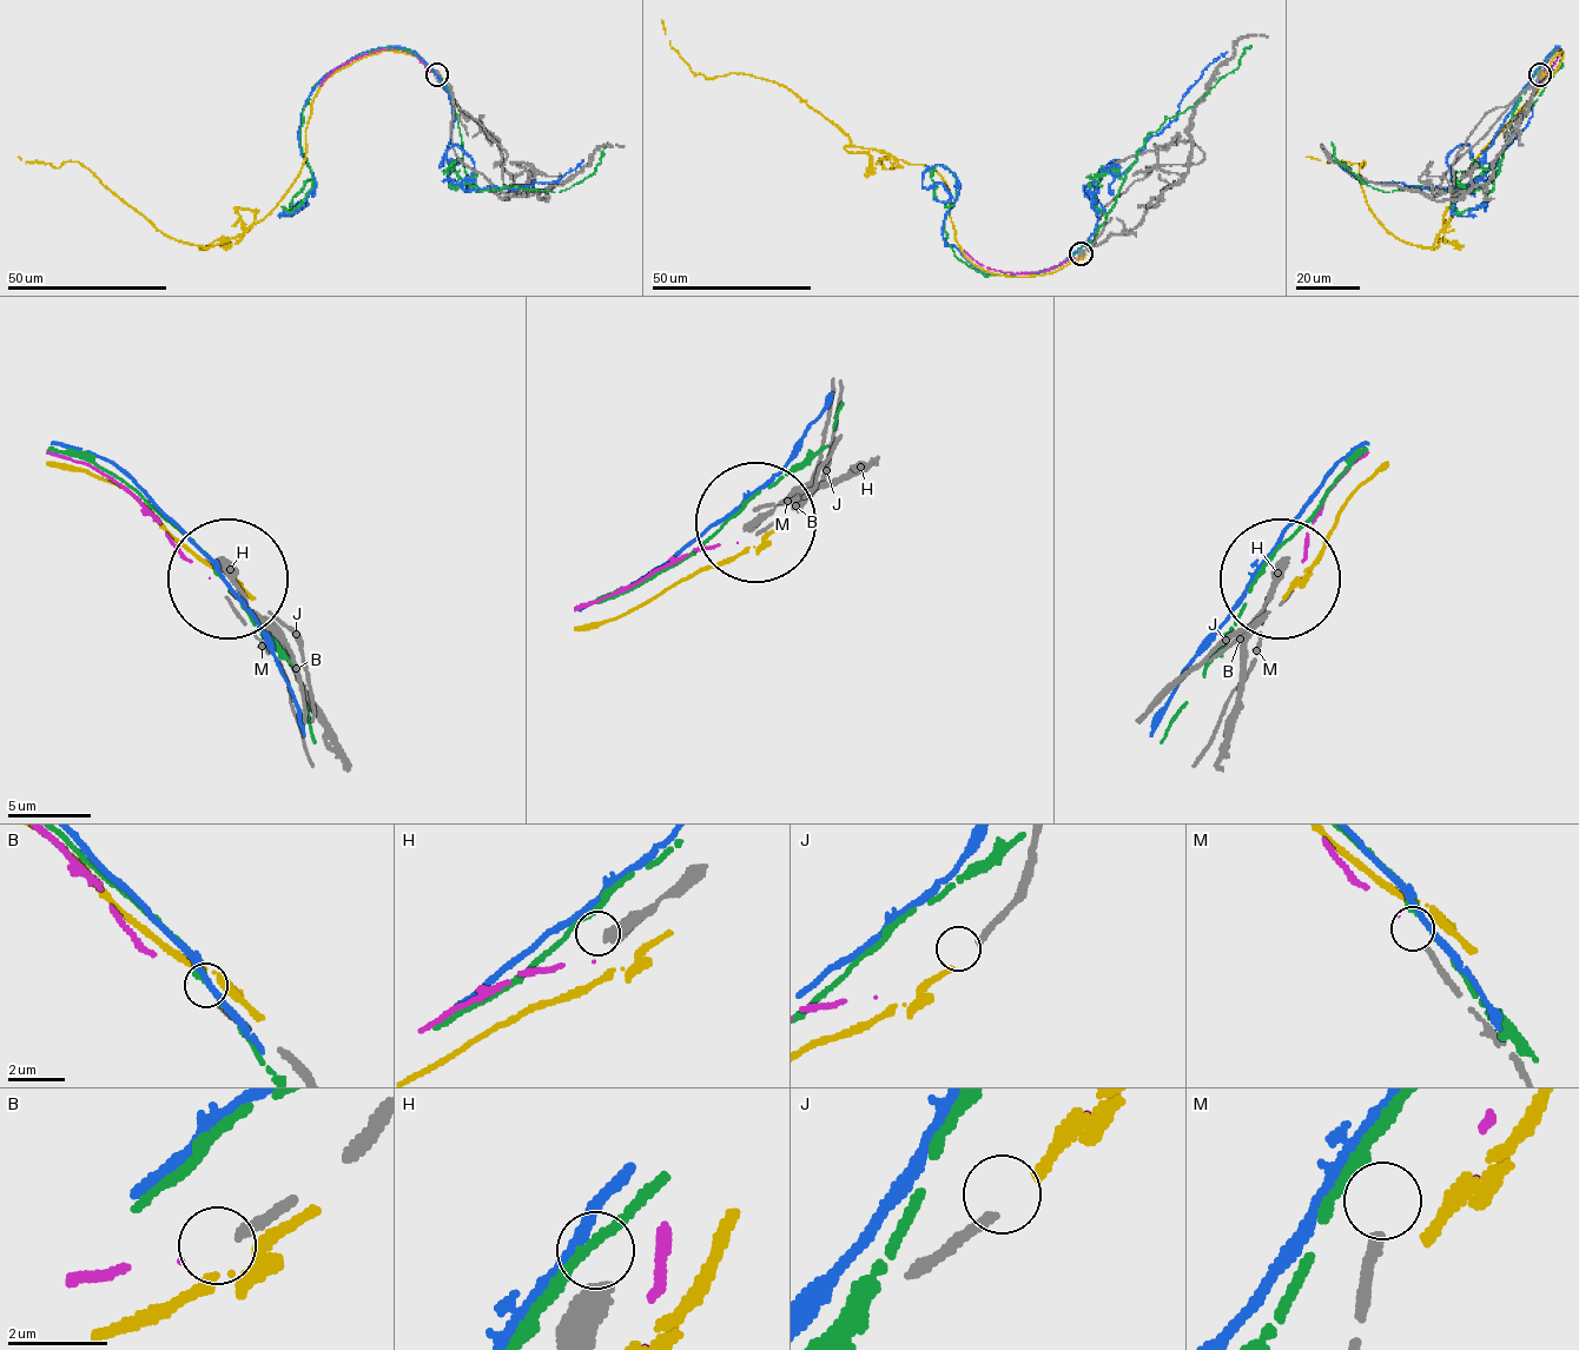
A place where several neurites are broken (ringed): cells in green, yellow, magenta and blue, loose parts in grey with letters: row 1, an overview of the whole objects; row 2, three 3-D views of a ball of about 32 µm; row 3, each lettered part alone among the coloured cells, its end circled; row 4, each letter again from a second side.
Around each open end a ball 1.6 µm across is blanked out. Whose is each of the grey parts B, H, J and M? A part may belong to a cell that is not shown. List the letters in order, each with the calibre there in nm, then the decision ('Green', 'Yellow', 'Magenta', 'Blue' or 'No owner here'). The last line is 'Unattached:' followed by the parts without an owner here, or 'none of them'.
B: Thickness 200 nm. Magenta
H: Thickness 480 nm. No owner here
J: Thickness 200 nm. Yellow
M: Thickness 200 nm. No owner here
Unattached: H, M

